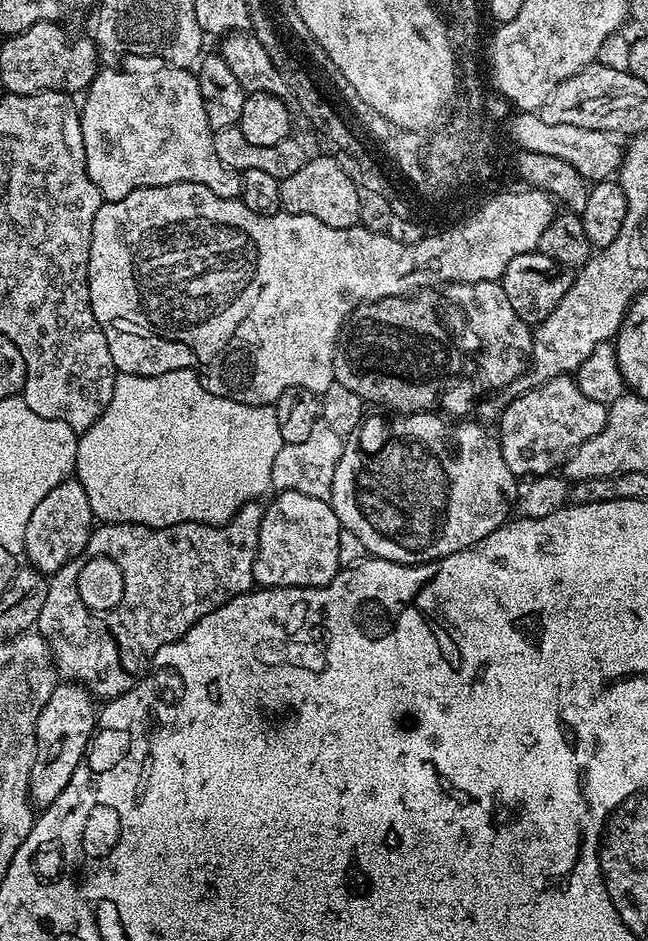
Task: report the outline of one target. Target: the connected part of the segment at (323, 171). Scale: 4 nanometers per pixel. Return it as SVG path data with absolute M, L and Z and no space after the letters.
M313 155L302 166L280 181L280 207L291 216L309 216L326 222L335 228L355 228L360 223L358 214L358 184L353 177L342 170L339 159Z

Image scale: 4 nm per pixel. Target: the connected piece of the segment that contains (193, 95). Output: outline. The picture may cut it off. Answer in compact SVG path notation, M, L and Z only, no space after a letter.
M101 67L82 100L80 125L86 154L86 170L105 201L121 200L133 188L153 188L178 182L194 182L214 190L227 200L239 197L241 173L227 168L214 154L214 129L206 118L206 106L198 90L196 72L186 68L161 67L161 72L123 72L120 68Z

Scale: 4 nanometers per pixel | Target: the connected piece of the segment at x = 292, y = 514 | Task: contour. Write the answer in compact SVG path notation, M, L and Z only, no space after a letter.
M276 492L271 500L272 505L269 503L264 509L258 534L258 550L254 562L255 583L261 588L320 588L330 583L341 569L338 560L340 520L331 503L297 492Z

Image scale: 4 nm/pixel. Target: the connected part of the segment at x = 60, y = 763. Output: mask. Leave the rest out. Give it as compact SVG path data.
M57 683L54 694L50 694L50 702L46 702L46 706L42 706L42 714L38 714L36 753L34 766L30 766L28 783L28 797L37 809L48 808L50 802L54 802L54 798L66 790L70 778L74 778L74 770L84 763L84 754L92 733L96 731L97 719L97 705L83 684Z

